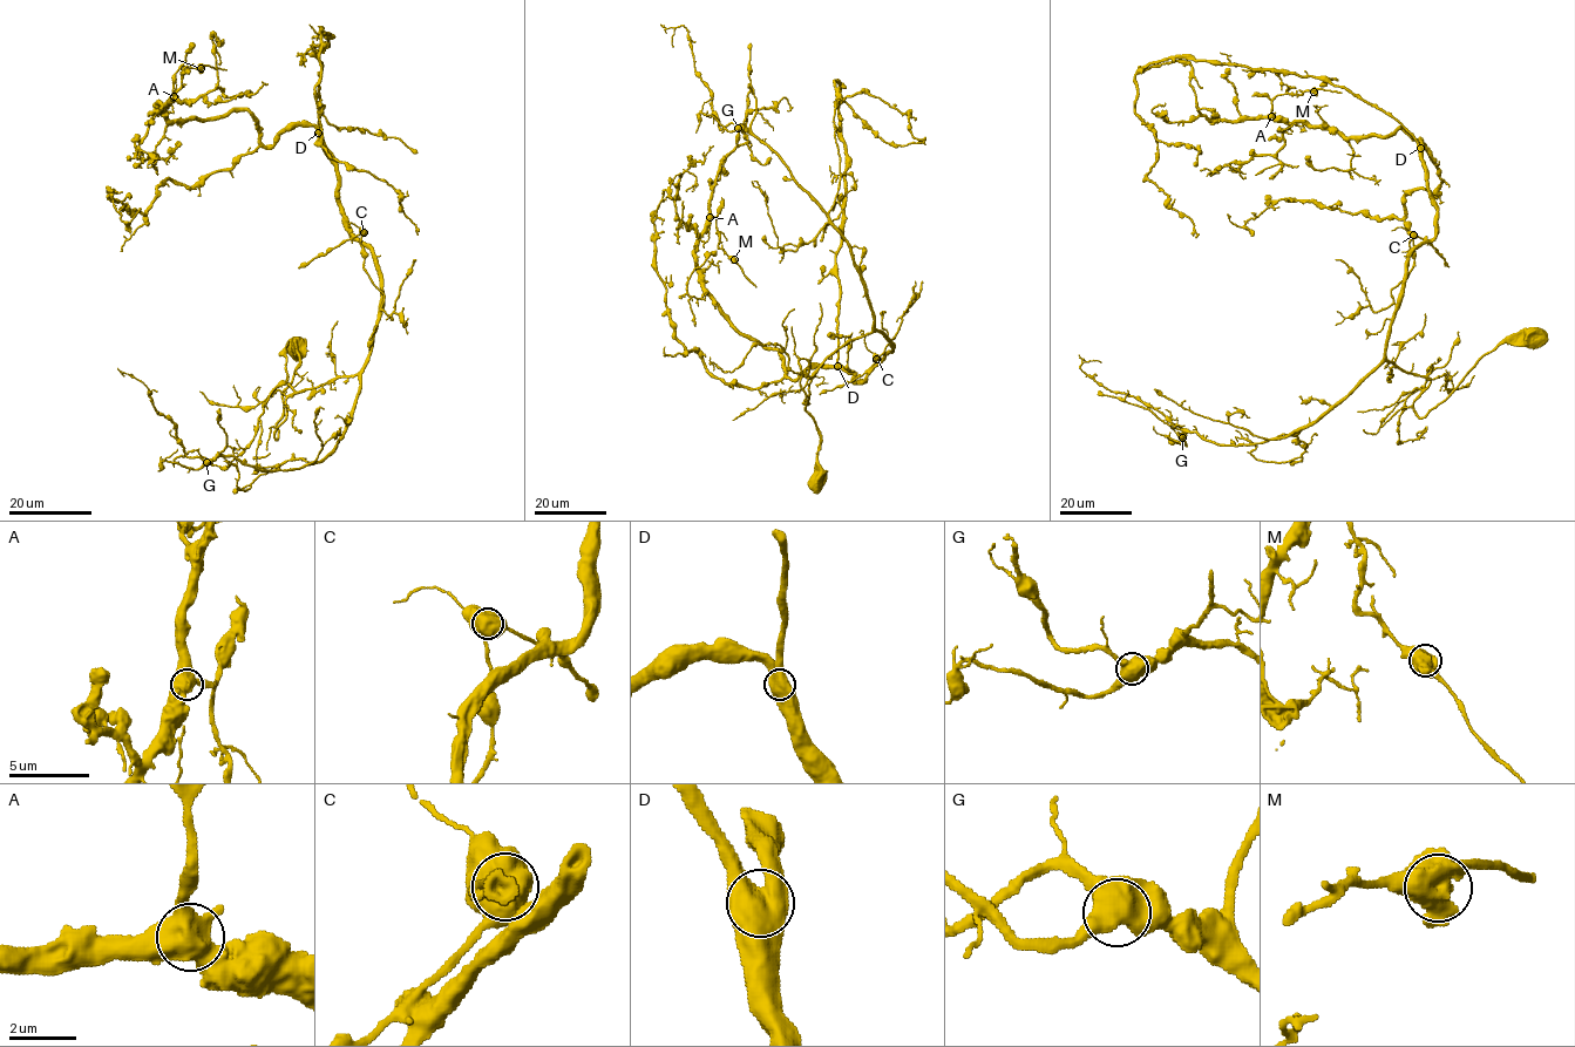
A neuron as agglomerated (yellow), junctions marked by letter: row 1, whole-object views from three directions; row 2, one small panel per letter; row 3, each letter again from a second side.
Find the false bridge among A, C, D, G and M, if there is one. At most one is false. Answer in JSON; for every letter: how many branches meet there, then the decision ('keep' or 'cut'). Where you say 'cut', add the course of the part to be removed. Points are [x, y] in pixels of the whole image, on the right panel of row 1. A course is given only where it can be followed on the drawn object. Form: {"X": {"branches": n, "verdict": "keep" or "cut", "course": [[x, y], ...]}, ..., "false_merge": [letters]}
{"A": {"branches": 4, "verdict": "keep"}, "C": {"branches": 4, "verdict": "cut", "course": [[1413, 236], [1430, 243], [1448, 266]]}, "D": {"branches": 3, "verdict": "keep"}, "G": {"branches": 4, "verdict": "keep"}, "M": {"branches": 3, "verdict": "keep"}, "false_merge": ["C"]}

